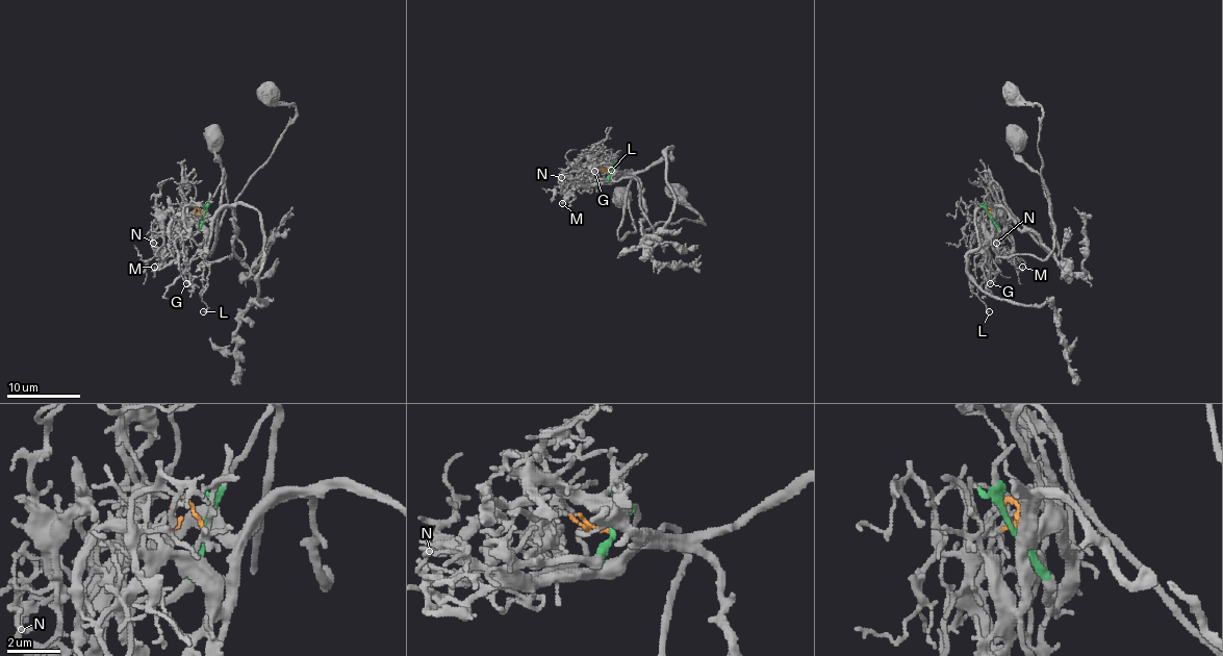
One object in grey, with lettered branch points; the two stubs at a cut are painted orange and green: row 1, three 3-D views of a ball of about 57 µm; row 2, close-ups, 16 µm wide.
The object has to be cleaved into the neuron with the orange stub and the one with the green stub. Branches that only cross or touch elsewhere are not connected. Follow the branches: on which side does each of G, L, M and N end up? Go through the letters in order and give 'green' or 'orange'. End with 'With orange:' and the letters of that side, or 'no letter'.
G: orange
L: orange
M: green
N: green
With orange: G, L

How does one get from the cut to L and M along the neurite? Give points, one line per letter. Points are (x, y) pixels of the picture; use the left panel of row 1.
L: (203, 216), (198, 211), (190, 218), (203, 232), (201, 256), (207, 283), (201, 300), (207, 309), (203, 310)
M: (203, 216), (192, 234), (172, 232), (164, 235), (164, 259), (153, 267)

